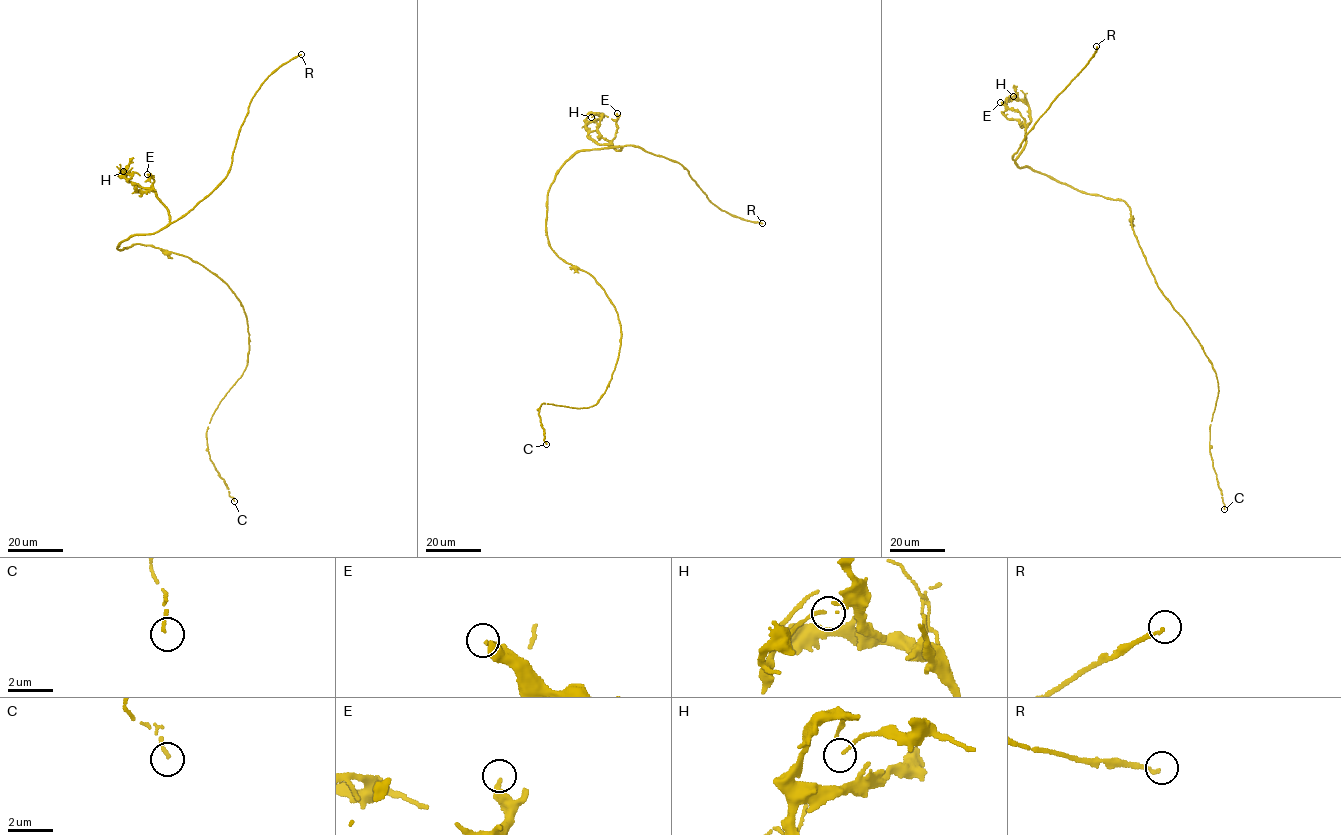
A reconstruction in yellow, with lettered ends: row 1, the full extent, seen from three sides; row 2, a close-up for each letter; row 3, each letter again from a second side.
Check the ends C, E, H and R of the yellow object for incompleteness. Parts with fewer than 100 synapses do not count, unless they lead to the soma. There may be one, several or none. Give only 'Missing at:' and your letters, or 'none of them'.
Missing at: R

